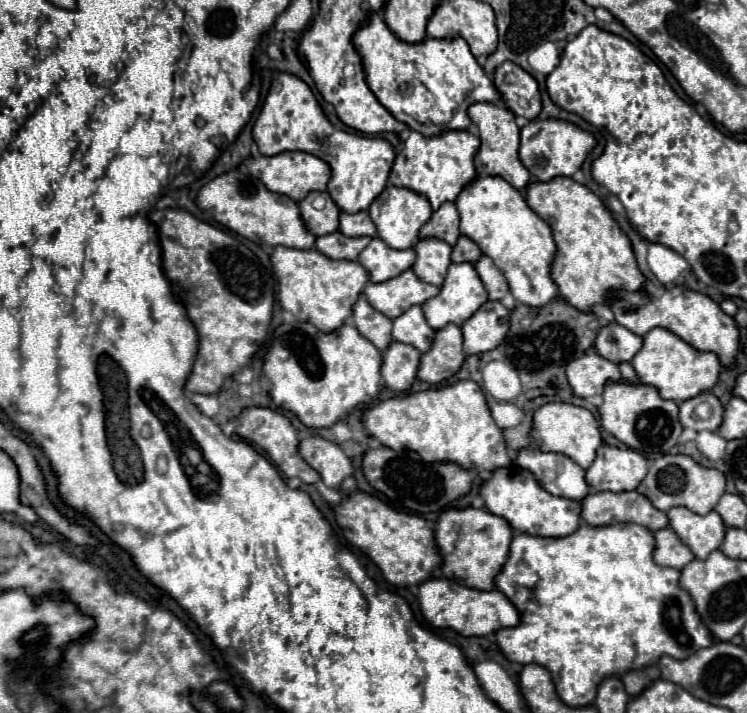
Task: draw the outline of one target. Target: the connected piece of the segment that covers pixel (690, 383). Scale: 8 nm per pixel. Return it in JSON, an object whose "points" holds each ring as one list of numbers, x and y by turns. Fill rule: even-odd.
{"points":[[654,328,644,336,644,346,632,358,632,366,642,382,658,386,662,398,674,402,684,402,686,398,694,398,694,394,710,390,718,382,722,370,722,364,714,352,696,350,666,328]]}

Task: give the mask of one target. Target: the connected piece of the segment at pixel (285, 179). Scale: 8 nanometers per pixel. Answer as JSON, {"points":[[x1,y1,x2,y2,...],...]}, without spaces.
{"points":[[280,152,276,156,262,156,262,154,248,156,244,158,242,164,250,170,250,174,262,180,270,192,286,194,296,202,300,202,312,190,326,190,326,182,330,178,330,166,308,152]]}

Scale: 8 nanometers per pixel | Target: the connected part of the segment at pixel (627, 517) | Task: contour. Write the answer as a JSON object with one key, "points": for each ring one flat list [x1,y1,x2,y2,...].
{"points":[[636,490,630,492,590,492,582,498,582,520,592,526,634,522,648,530,668,526,666,512,656,510,650,500]]}

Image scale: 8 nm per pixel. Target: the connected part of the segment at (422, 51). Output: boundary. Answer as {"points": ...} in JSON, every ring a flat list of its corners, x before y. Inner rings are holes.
{"points":[[372,12,366,20,364,26,360,26,356,30,356,34,352,36,352,44,358,52,358,56,362,58,362,66,364,66,364,74,366,74,366,82,370,86,370,90,374,92,374,96,378,98,378,102,390,110,390,114,404,122,410,130,416,130,424,136,436,136,444,130,466,130,470,126,470,118,466,114,466,108,474,102,498,102,500,94,494,86,494,82,484,74,482,66,476,62,476,58,472,56,470,48,466,46,466,40,456,36,456,38,424,38,422,42,410,44,400,40,382,20,380,14]]}

